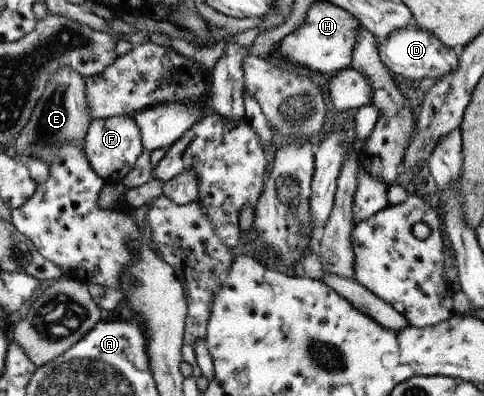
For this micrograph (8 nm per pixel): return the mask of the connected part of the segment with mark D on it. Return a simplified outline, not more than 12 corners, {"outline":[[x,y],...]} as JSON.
{"outline":[[418,26],[381,40],[380,60],[412,81],[455,74],[459,49]]}

